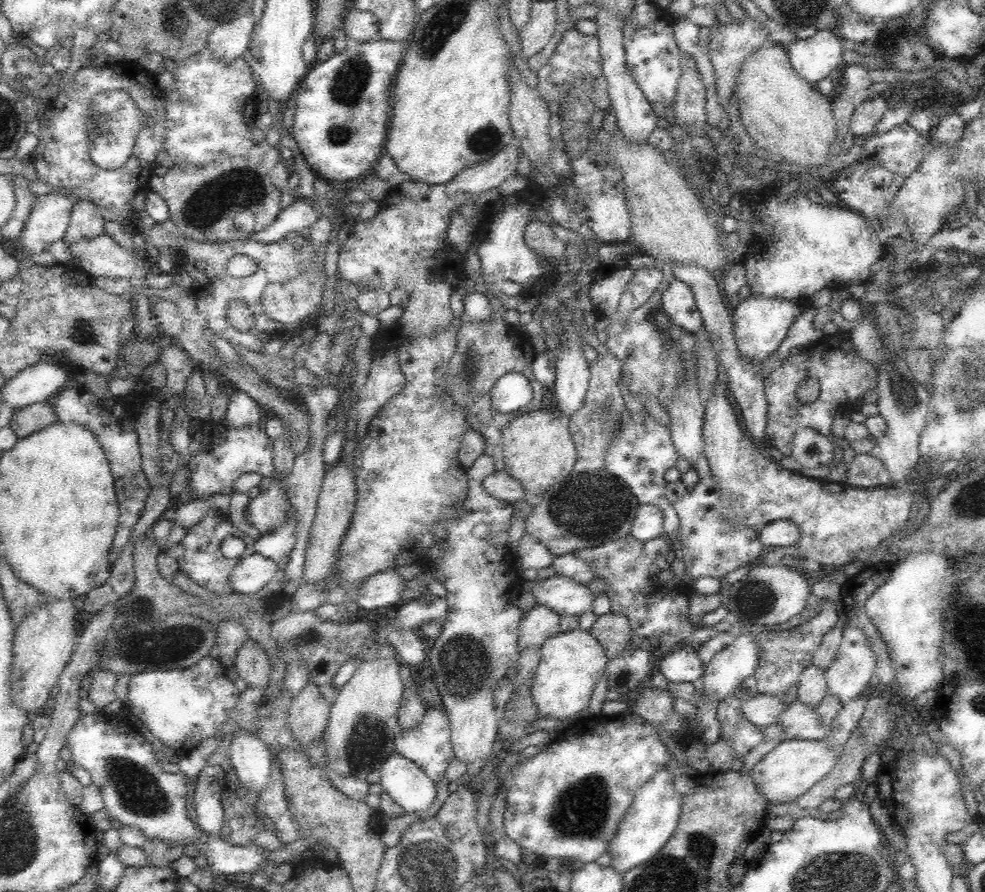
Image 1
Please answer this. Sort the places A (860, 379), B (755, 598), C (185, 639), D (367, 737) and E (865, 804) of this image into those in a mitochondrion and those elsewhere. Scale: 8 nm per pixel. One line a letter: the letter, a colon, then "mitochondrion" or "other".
A: other
B: mitochondrion
C: mitochondrion
D: mitochondrion
E: other

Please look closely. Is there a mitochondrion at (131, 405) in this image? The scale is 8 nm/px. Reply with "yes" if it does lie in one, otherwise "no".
no

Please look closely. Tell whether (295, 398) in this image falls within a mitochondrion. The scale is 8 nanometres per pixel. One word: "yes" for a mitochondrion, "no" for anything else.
no

